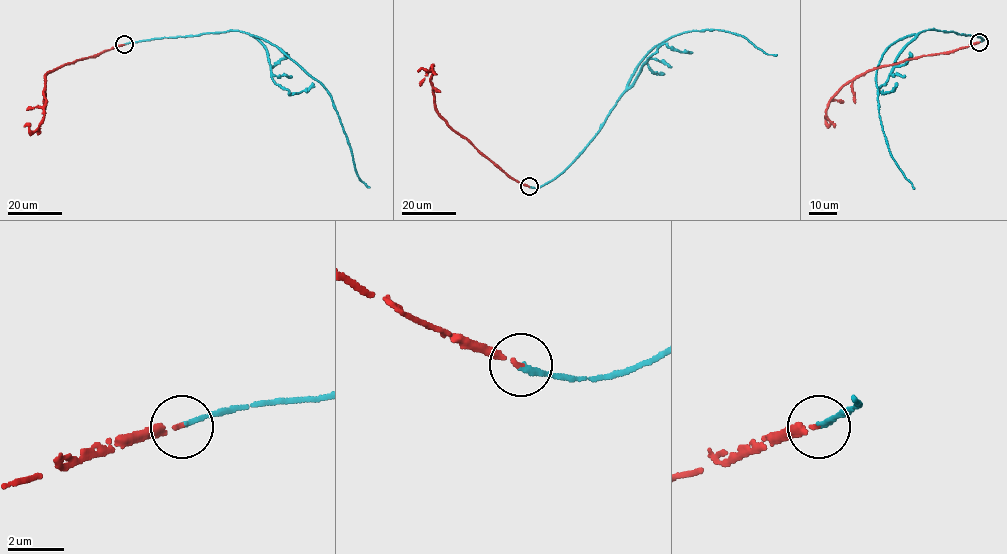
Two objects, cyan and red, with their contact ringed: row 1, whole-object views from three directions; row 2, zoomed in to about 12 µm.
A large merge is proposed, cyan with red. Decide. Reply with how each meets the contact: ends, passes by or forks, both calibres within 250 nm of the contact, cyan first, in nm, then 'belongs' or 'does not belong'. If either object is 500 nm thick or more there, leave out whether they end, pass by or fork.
cyan ends; red ends; calibres 180 and 140 nm; belongs

